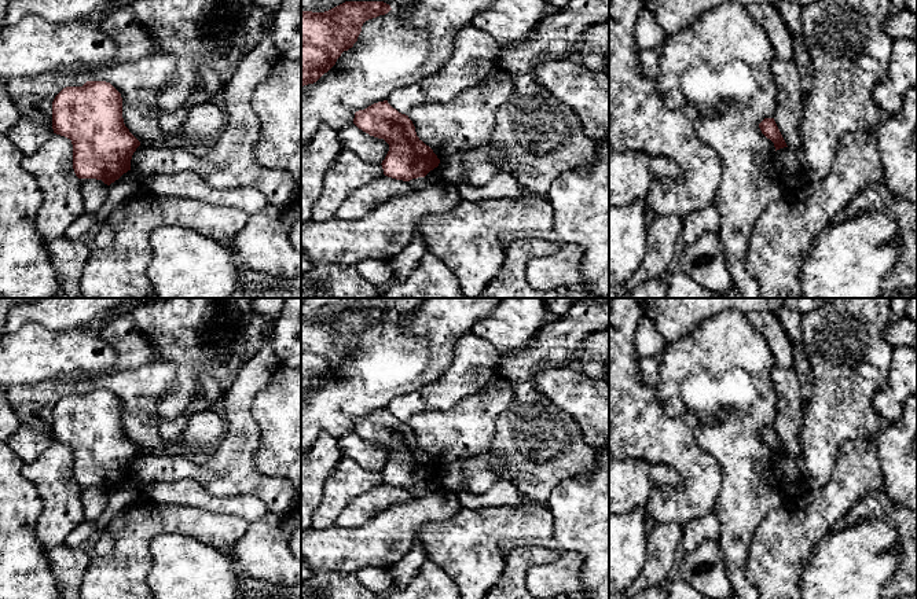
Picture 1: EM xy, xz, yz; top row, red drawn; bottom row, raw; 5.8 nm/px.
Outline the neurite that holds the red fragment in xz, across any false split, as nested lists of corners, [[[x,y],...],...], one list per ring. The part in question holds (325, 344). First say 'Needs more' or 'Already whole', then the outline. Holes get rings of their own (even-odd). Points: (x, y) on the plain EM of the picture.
Already whole. [[[345,309],[324,320],[301,319],[301,394],[316,390],[344,359],[353,354],[366,328],[390,317],[384,309]]]

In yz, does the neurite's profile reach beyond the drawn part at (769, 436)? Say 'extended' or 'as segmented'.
as segmented

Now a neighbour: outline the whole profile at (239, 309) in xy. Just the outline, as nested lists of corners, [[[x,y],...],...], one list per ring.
[[[224,298],[230,316],[242,330],[249,324],[252,316],[252,300],[253,298]]]

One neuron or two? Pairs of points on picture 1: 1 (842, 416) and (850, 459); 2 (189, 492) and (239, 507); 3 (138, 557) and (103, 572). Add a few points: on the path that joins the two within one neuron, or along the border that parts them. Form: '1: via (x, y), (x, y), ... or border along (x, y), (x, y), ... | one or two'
1: border along (873, 440), (846, 440), (837, 451), (832, 470) | two
2: via (201, 499), (216, 506), (227, 506) | one
3: via (129, 563), (121, 572), (112, 572) | one

